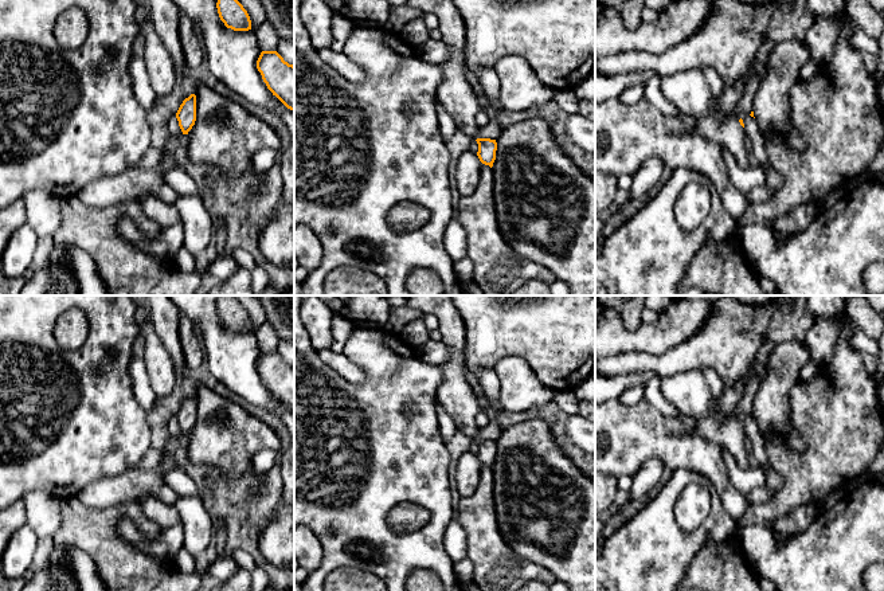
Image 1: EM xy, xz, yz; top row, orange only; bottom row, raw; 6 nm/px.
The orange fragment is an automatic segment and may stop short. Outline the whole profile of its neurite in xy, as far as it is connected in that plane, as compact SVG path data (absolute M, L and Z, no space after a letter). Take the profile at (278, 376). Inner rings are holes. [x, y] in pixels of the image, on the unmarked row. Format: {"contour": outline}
{"contour": "M262 352L257 369L273 396L294 412L294 367L285 363L277 352Z"}

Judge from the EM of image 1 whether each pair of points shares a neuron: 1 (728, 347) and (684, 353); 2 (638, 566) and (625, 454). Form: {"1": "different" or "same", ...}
{"1": "same", "2": "different"}

